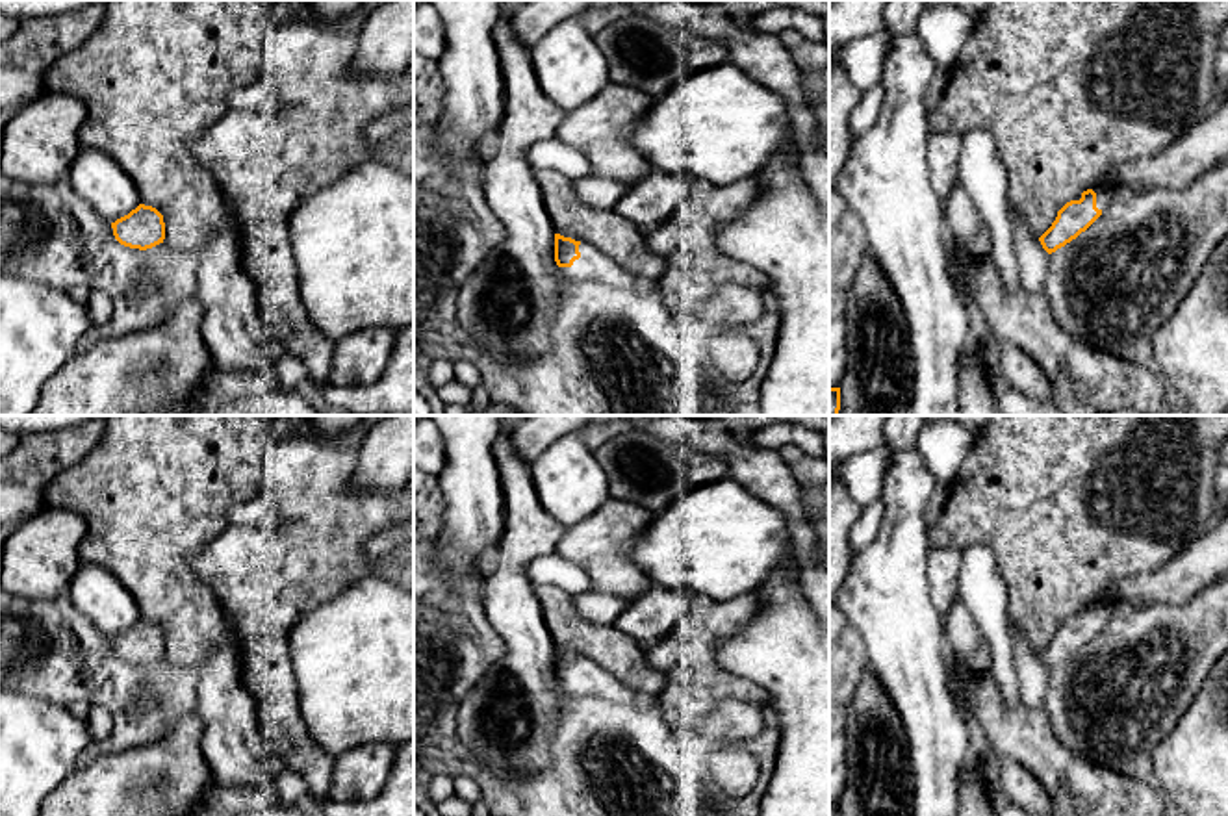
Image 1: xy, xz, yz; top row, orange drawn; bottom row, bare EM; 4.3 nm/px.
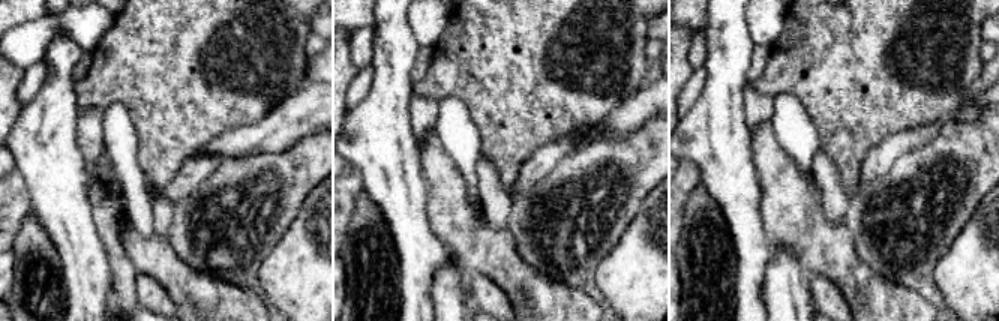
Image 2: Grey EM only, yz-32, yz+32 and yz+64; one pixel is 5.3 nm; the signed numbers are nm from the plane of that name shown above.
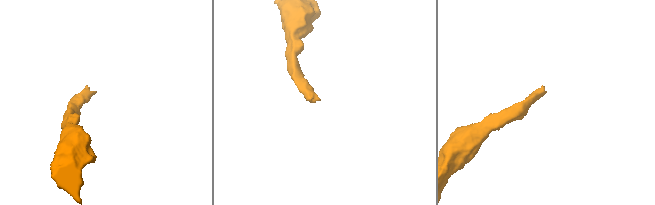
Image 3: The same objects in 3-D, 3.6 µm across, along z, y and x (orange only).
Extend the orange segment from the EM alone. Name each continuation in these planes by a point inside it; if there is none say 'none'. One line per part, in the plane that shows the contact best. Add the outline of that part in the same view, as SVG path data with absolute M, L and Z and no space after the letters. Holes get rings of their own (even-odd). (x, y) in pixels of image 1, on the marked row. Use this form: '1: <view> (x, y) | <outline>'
1: xz (592, 266) | M581 241L579 252L581 258L575 260L571 267L558 267L558 274L562 278L577 282L601 282L636 291L659 291L657 280L621 269L586 241Z

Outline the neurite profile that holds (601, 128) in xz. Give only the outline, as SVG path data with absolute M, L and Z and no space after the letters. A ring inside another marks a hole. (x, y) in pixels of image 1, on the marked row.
M610 82L595 98L568 111L556 137L590 159L594 176L631 187L653 171L633 145L633 134L655 100L634 87Z

